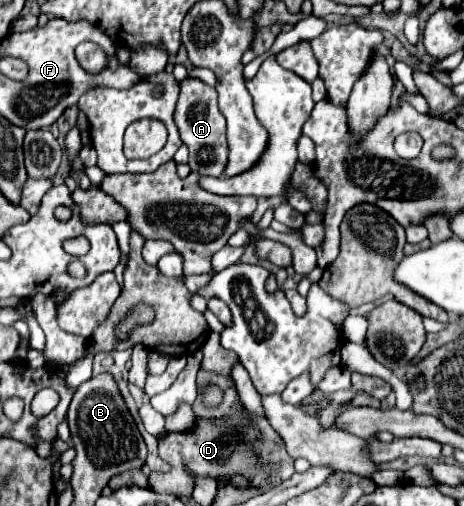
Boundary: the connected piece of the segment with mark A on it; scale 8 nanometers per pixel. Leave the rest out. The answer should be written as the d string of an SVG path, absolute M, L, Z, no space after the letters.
M186 78L180 84L180 98L174 110L174 122L180 132L180 140L188 146L188 166L200 176L220 176L228 162L226 144L226 120L218 110L218 94L212 86L200 80Z

